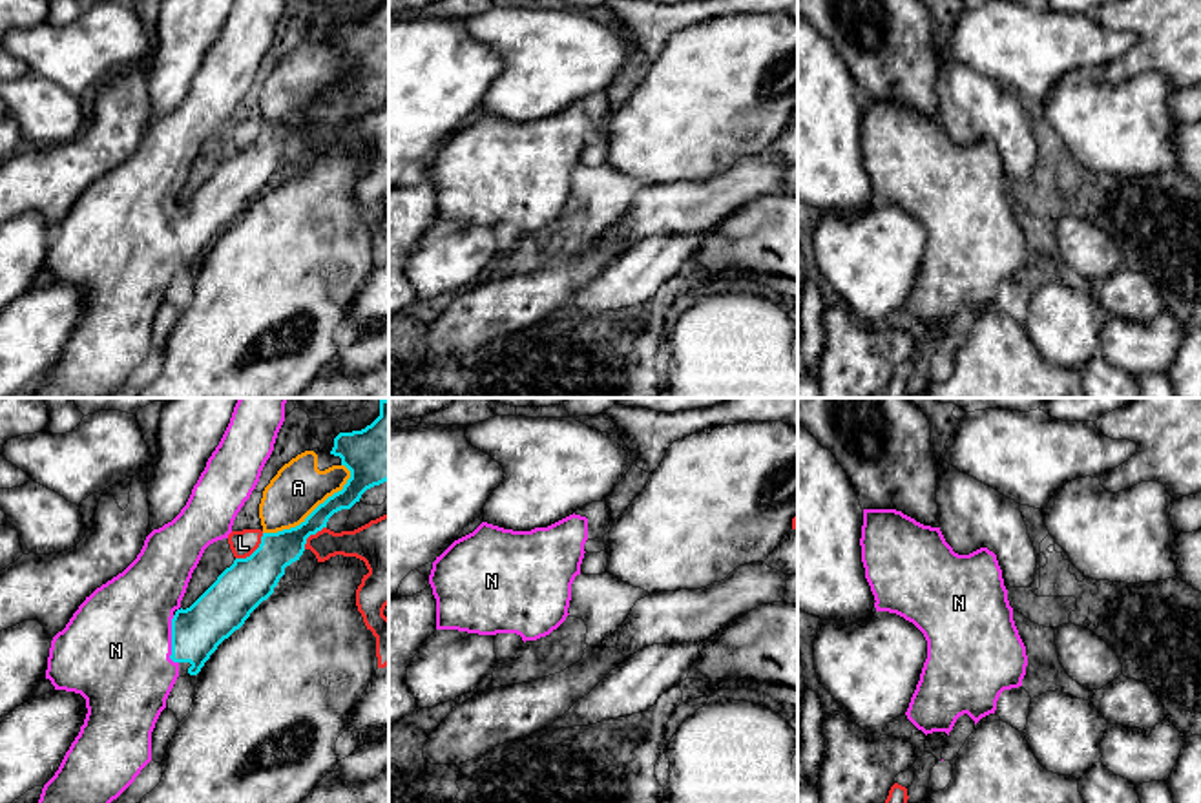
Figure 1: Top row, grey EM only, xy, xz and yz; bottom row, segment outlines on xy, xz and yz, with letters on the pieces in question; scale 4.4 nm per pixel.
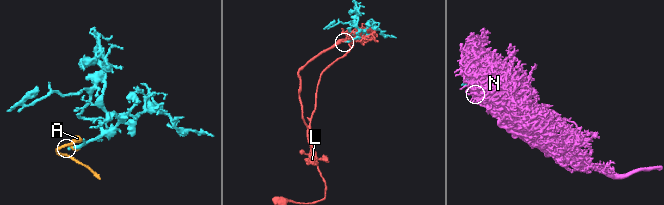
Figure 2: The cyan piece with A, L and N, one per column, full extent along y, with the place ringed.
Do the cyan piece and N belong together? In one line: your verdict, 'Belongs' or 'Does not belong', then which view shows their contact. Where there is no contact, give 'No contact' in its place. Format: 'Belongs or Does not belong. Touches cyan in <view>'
Belongs. Touches cyan in xy

